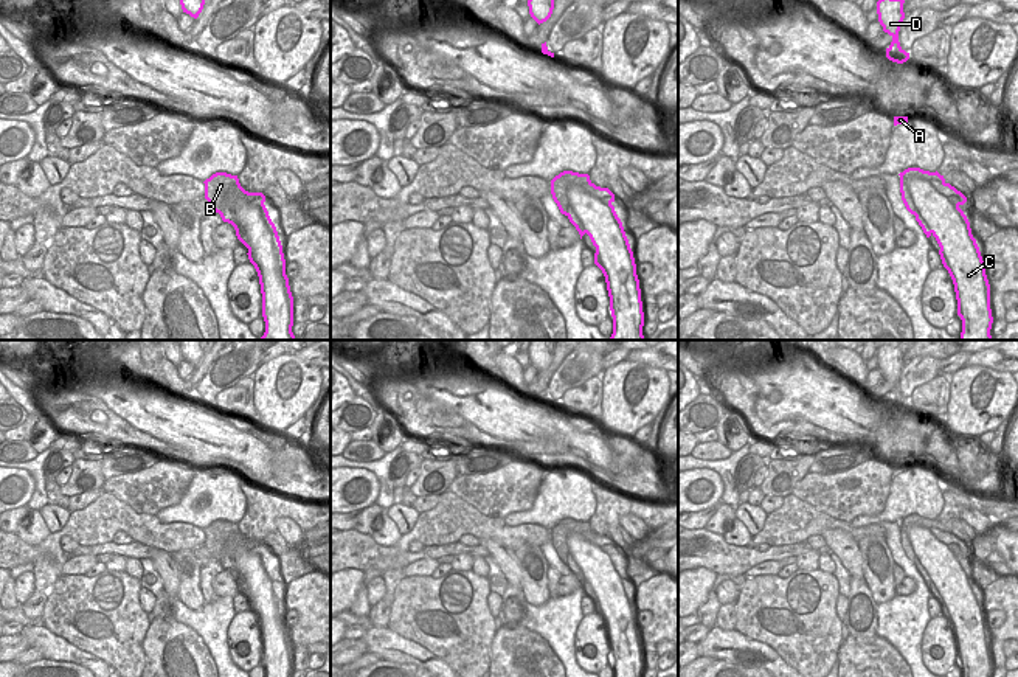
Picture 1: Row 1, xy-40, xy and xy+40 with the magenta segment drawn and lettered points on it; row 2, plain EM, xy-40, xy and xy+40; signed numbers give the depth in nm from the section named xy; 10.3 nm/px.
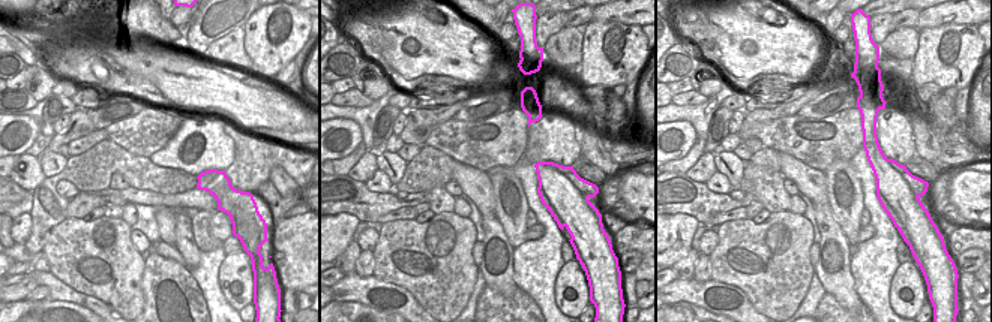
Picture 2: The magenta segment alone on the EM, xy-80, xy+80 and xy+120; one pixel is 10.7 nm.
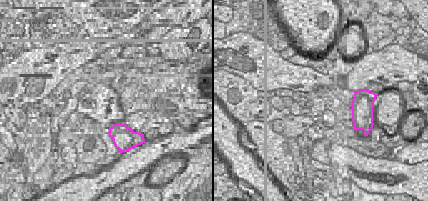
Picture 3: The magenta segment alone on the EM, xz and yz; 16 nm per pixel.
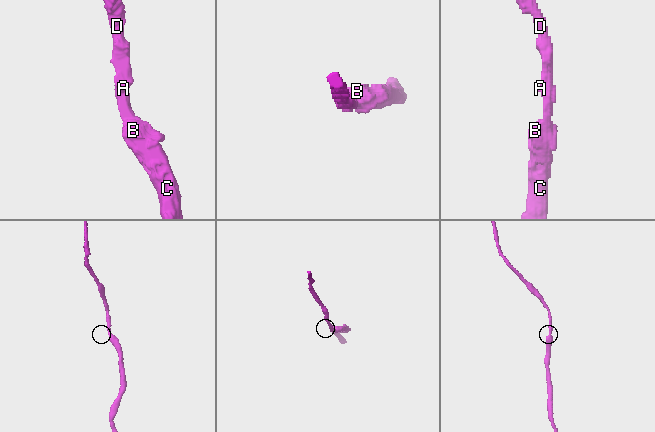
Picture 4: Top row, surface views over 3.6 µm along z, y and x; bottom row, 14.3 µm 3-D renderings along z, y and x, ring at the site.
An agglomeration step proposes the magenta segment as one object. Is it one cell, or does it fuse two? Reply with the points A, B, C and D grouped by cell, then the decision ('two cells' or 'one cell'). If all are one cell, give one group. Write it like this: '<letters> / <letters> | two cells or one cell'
A B C D | one cell

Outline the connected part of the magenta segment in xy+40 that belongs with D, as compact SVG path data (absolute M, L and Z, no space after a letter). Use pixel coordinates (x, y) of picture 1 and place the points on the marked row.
M905 0L877 2L878 22L883 31L892 37L891 45L886 48L886 57L897 64L903 64L909 59L909 53L906 53L899 42L899 31L905 19L903 3Z

